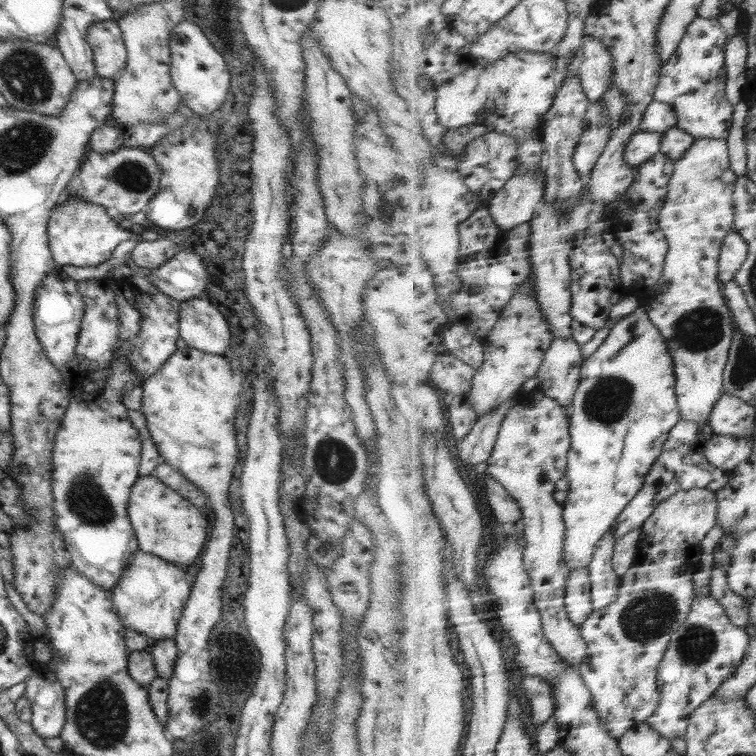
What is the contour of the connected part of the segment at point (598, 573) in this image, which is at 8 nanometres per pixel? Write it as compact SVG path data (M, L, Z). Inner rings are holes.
M616 524L598 545L597 553L589 566L593 582L593 605L595 610L609 608L617 601L618 593L623 585L623 577L617 574L613 558L617 545L617 538L613 534Z

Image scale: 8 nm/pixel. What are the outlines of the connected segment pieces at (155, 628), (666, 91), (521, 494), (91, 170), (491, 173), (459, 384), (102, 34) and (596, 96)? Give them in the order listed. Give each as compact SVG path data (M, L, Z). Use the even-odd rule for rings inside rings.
M137 550L118 584L111 590L113 607L122 626L141 632L152 645L163 638L175 638L178 621L192 586L192 577L184 568Z
M698 17L690 26L678 52L662 67L661 81L655 92L656 100L675 106L679 116L678 127L689 131L696 138L719 138L728 140L735 123L735 108L727 97L728 70L728 33L722 28L720 20Z
M540 392L540 402L520 400L506 415L494 454L487 460L492 473L518 499L523 510L525 530L525 565L531 574L541 610L545 633L554 648L575 668L589 658L589 642L582 636L581 627L570 620L567 594L572 570L565 559L568 526L565 507L557 501L557 482L569 470L572 450L570 408L557 398Z
M122 145L118 150L106 154L89 151L77 175L80 176L81 184L71 191L68 199L82 199L105 209L114 208L121 217L124 214L146 211L150 199L158 194L161 168L144 149Z
M491 129L488 134L472 140L465 152L457 155L462 158L457 170L465 176L467 185L488 204L518 174L520 145L517 136Z
M445 341L439 346L437 362L431 373L431 384L437 387L446 399L469 396L472 393L476 368L452 355Z
M117 17L91 24L86 42L93 50L95 72L99 77L113 79L125 67L127 50Z
M586 35L584 48L582 50L582 64L579 66L579 73L583 78L583 85L590 100L600 100L610 88L614 76L615 58L606 45Z

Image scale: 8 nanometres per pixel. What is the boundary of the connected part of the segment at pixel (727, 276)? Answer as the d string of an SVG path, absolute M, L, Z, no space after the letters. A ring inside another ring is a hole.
M733 232L726 238L721 254L721 284L723 286L735 281L749 256L750 243L742 235Z

